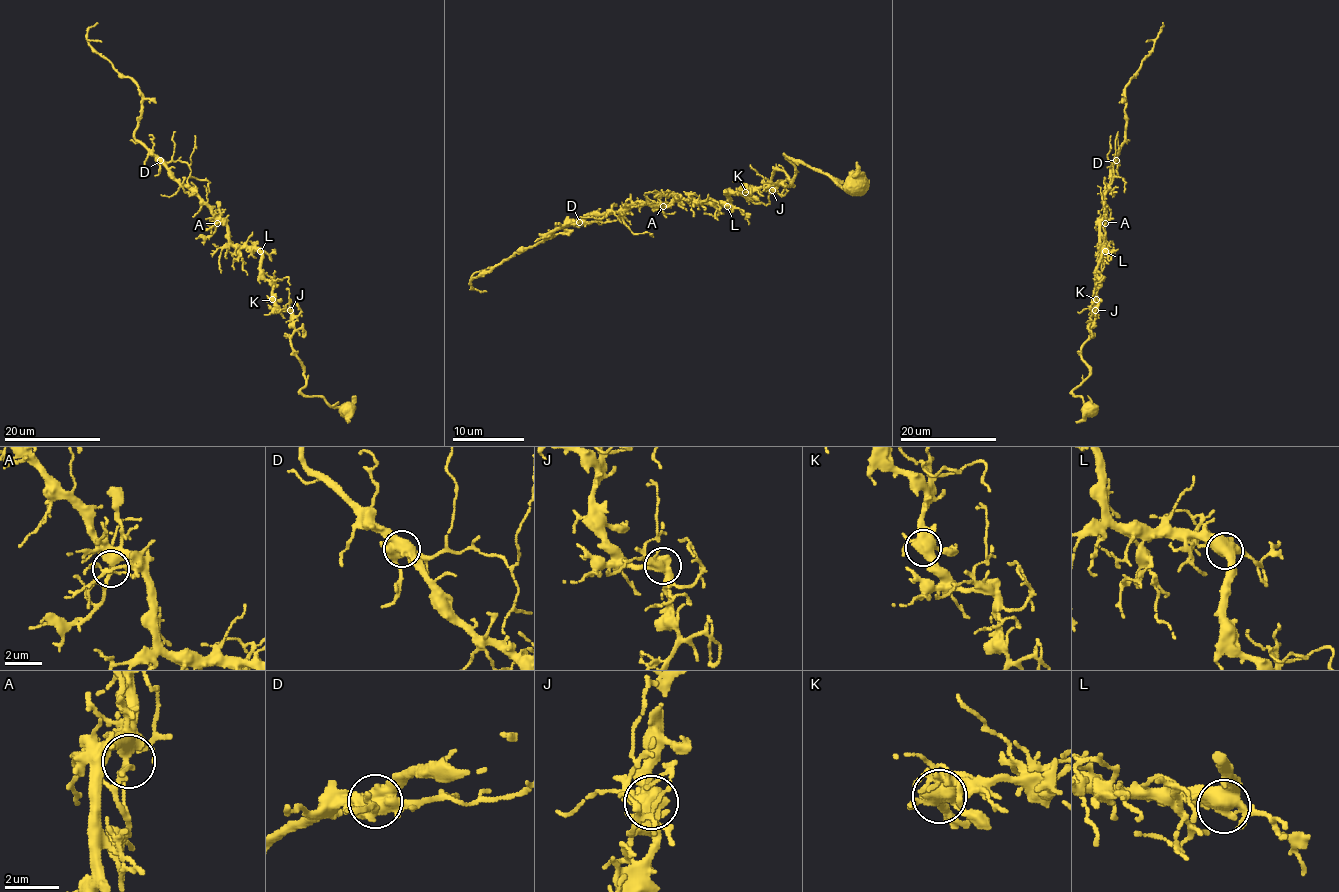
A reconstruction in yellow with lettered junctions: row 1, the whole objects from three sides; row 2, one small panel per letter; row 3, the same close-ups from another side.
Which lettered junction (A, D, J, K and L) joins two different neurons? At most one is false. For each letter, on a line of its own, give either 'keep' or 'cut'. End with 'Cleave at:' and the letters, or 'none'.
A: keep
D: cut
J: keep
K: keep
L: keep
Cleave at: D

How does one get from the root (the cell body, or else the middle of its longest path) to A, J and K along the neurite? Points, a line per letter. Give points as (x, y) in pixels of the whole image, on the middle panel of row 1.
A: (677, 199), (663, 206)
J: (677, 199), (726, 202), (729, 199), (727, 194), (747, 194), (759, 188), (772, 190)
K: (677, 199), (726, 202), (729, 199), (727, 194), (745, 192)

